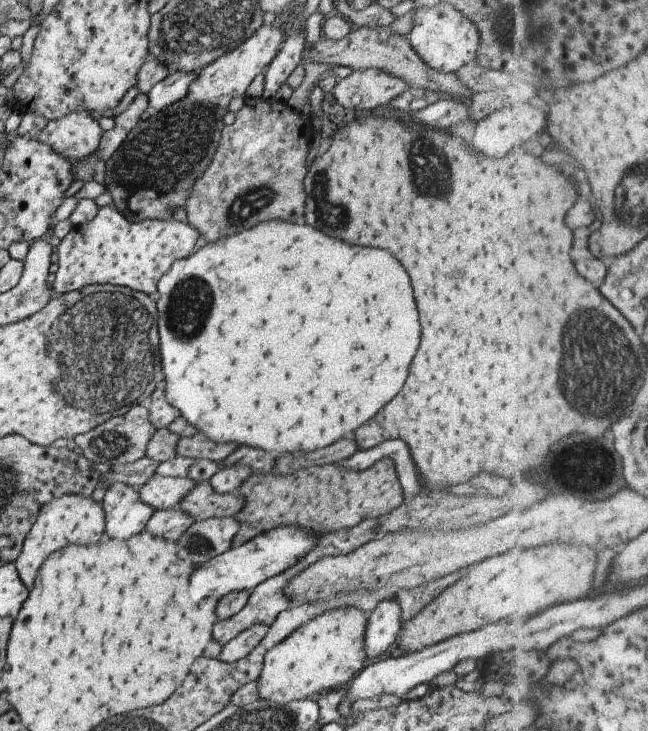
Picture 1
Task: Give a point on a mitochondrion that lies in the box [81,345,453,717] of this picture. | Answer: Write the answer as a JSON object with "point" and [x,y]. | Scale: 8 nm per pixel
{"point":[112,444]}

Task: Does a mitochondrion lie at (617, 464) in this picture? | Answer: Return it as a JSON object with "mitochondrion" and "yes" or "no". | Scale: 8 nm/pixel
{"mitochondrion":"no"}

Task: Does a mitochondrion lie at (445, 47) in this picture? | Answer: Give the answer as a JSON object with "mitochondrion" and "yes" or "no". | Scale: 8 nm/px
{"mitochondrion":"no"}

